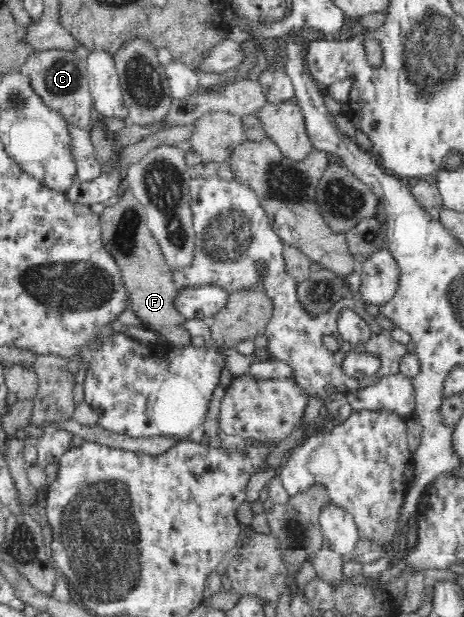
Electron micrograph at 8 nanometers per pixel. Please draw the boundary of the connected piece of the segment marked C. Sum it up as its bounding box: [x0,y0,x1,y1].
[19,50,96,129]

